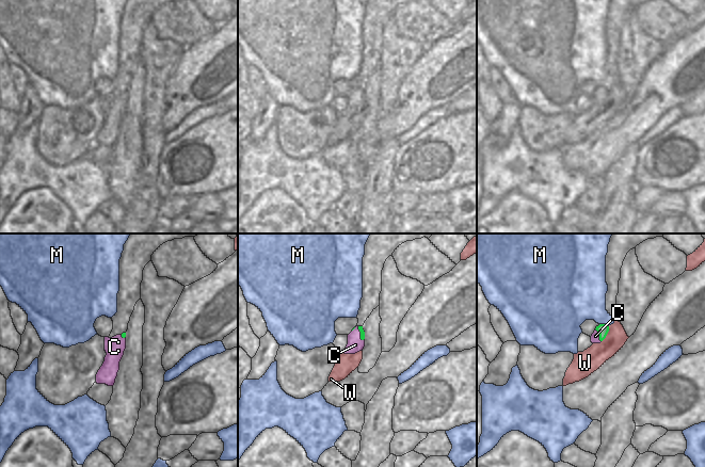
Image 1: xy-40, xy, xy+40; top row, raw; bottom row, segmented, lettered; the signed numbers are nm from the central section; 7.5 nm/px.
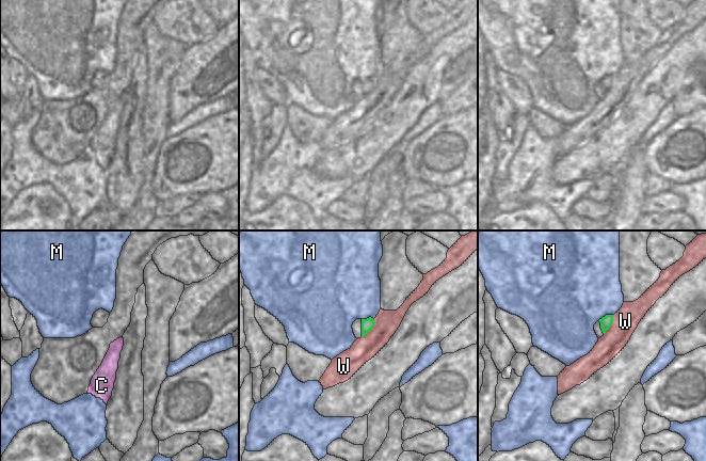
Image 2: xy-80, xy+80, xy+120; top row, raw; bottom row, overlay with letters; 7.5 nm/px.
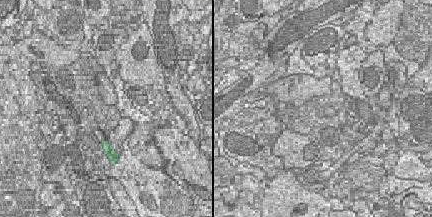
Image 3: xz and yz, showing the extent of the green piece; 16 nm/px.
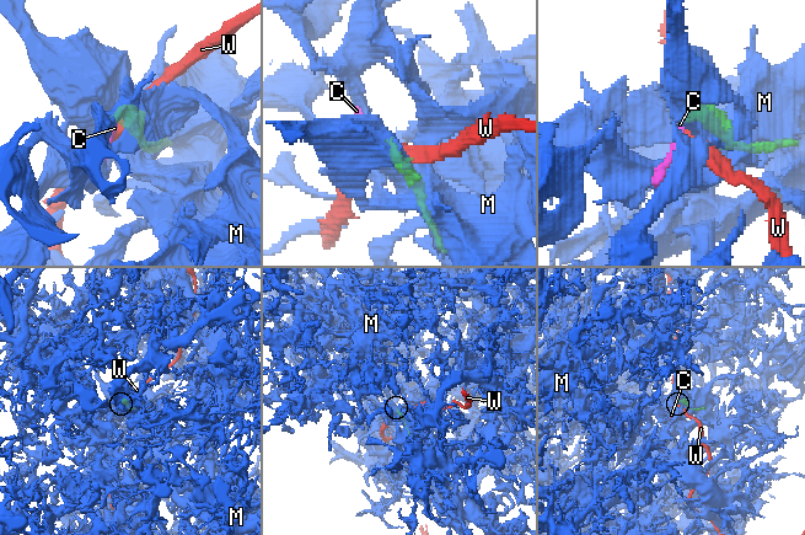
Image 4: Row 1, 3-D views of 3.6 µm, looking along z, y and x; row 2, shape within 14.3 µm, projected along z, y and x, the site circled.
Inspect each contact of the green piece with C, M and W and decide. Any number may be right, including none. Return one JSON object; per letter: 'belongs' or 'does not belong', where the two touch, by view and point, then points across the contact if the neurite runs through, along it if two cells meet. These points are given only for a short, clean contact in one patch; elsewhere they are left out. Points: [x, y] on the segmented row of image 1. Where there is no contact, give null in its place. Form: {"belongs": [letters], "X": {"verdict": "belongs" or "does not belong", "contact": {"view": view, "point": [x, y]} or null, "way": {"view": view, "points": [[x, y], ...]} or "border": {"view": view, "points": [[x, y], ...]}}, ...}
{"belongs": [], "C": {"verdict": "does not belong", "contact": {"view": "xy+40", "point": [599, 335]}, "border": {"view": "xy+40", "points": [[595, 328], [601, 341]]}}, "M": {"verdict": "does not belong", "contact": {"view": "xy+40", "point": [604, 324]}}, "W": {"verdict": "does not belong", "contact": {"view": "xy+40", "point": [607, 333]}, "border": {"view": "xy+40", "points": [[609, 326], [609, 331], [602, 341]]}}}

